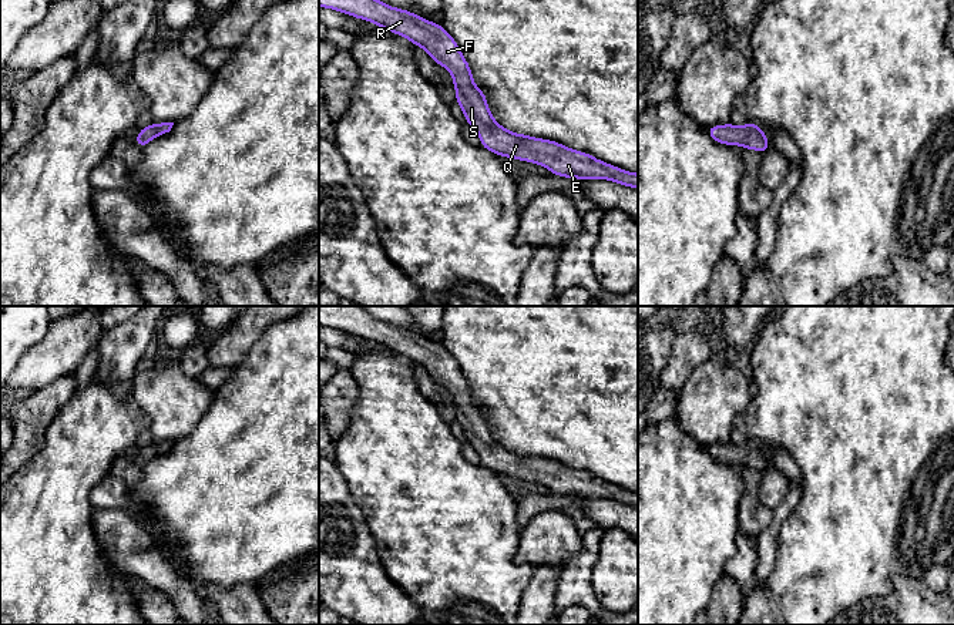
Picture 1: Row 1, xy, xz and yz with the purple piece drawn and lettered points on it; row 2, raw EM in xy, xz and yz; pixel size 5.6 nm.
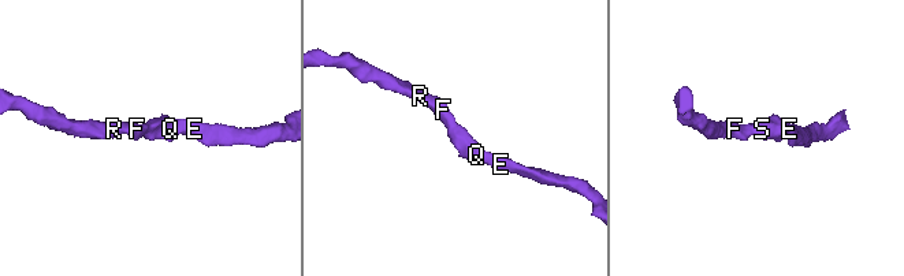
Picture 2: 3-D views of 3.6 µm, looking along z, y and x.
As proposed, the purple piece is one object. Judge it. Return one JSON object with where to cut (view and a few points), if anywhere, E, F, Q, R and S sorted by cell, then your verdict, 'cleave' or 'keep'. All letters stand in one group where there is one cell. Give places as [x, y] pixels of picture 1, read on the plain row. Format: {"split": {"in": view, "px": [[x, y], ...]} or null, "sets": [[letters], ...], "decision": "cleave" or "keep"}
{"split": null, "sets": [["E", "F", "Q", "R", "S"]], "decision": "keep"}

